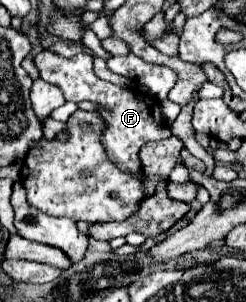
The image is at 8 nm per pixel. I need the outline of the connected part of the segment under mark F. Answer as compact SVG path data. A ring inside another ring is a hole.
M43 50L33 58L35 66L41 72L41 78L47 80L49 84L55 84L63 90L65 100L73 100L73 102L81 102L81 100L91 100L97 102L101 108L105 108L109 114L101 114L107 122L105 134L103 138L103 146L109 154L109 160L117 166L117 168L139 168L139 160L137 160L137 152L139 148L149 142L149 140L163 140L171 136L169 126L165 124L163 116L155 114L155 108L151 104L157 104L153 98L149 98L147 94L141 92L133 92L127 88L119 88L111 82L105 82L101 78L95 76L93 72L93 56L89 54L77 54L73 58L63 58L57 52L51 50ZM131 158L131 162L135 162L133 166L123 166L123 160Z

